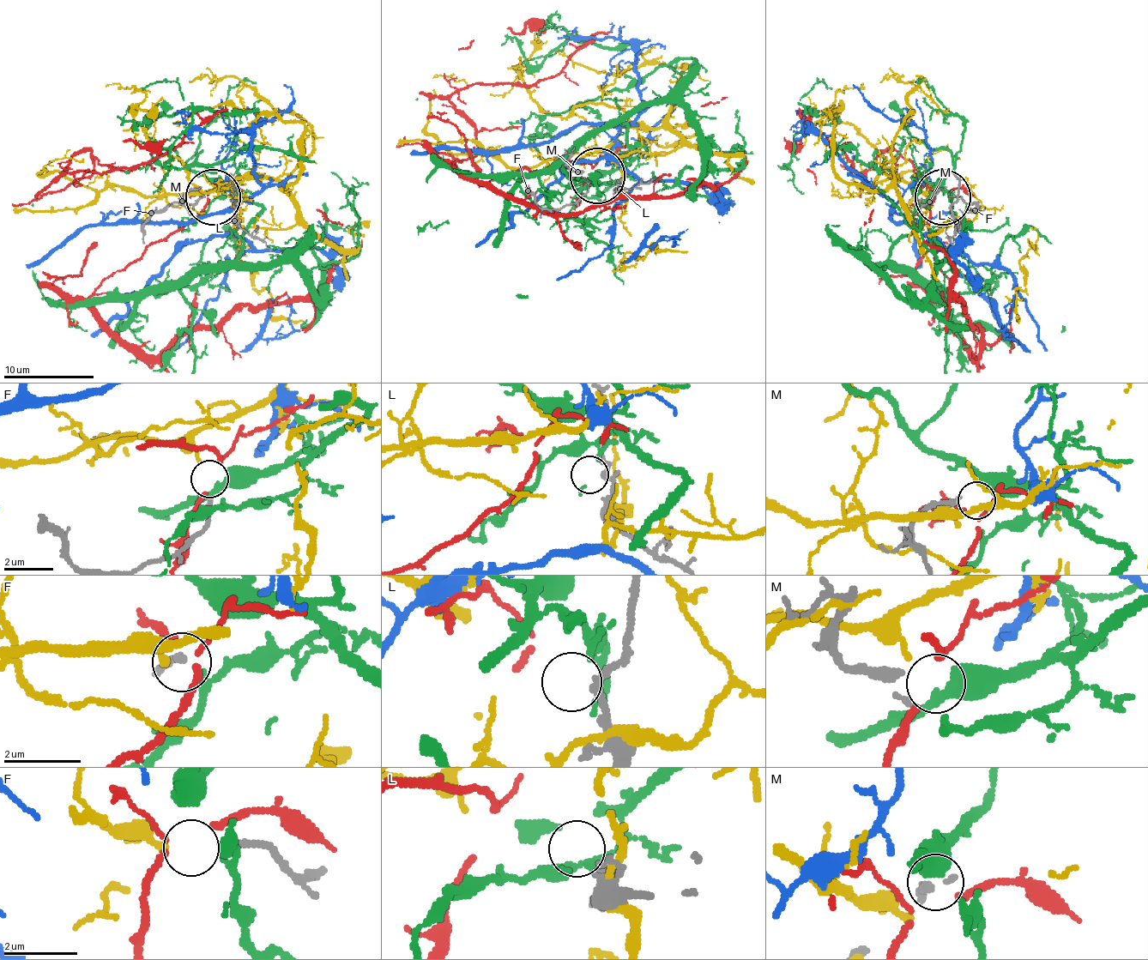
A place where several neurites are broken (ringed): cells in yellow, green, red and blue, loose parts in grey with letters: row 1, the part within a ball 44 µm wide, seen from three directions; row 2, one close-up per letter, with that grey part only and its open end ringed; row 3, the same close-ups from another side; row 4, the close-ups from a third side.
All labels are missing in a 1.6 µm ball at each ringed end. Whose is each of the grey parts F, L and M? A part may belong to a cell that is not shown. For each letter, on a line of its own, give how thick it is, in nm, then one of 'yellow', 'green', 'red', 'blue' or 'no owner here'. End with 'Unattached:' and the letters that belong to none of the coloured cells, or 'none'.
F: 190 nm thick; yellow
L: 170 nm thick; no owner here
M: 150 nm thick; green
Unattached: L

